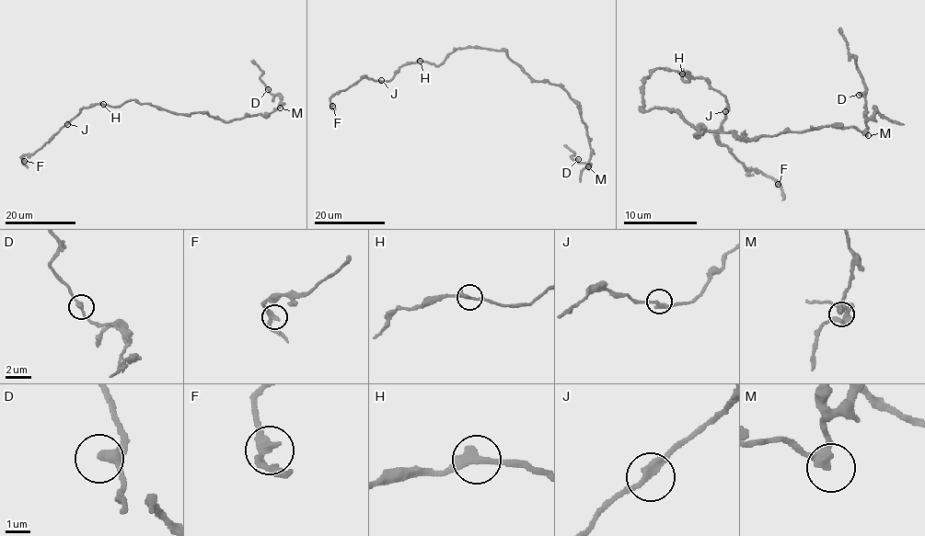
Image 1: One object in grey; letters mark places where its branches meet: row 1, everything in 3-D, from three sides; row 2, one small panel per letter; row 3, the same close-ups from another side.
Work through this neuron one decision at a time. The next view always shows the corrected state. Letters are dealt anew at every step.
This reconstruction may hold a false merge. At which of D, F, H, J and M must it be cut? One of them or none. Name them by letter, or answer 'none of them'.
none of them

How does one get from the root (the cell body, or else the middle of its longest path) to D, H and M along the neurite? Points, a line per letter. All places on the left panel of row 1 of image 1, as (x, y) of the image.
D: (184, 115), (205, 112), (225, 121), (259, 114), (267, 117), (282, 104), (280, 106), (281, 98), (268, 89)
H: (184, 115), (139, 104), (135, 100), (126, 101), (119, 107), (103, 104)
M: (184, 115), (205, 112), (220, 119), (231, 121), (259, 114), (267, 117), (281, 104), (280, 108)

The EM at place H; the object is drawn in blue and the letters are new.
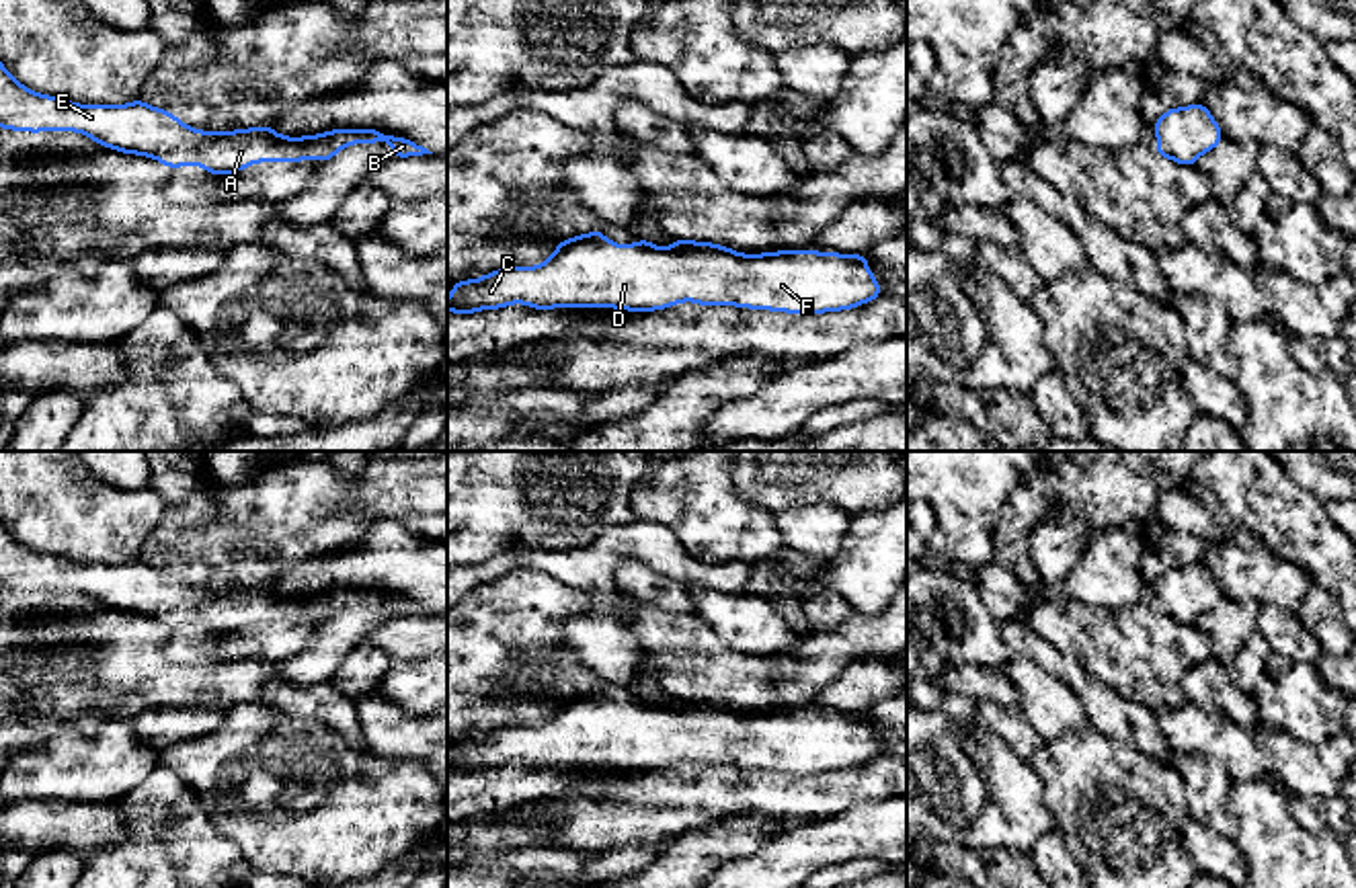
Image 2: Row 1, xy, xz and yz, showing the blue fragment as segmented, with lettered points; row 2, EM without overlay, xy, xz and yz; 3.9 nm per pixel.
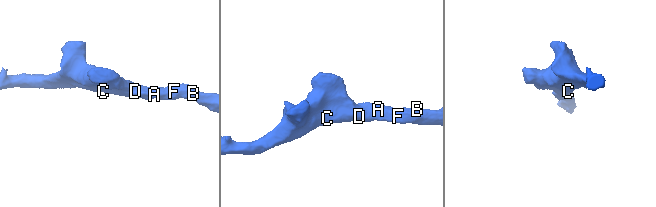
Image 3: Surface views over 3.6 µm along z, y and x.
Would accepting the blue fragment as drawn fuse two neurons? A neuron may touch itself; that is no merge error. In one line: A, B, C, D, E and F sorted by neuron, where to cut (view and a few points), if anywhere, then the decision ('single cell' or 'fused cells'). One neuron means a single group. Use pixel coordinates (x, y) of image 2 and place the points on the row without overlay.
A B C D E F; no cut; single cell

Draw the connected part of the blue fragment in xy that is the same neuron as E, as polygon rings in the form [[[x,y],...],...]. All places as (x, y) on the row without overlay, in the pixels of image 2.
[[[0,521],[0,587],[12,591],[76,591],[88,595],[92,601],[123,611],[139,613],[162,621],[168,628],[183,628],[187,623],[201,625],[205,632],[228,636],[256,621],[300,621],[334,617],[343,607],[353,603],[377,603],[382,599],[394,609],[392,617],[408,617],[433,613],[427,607],[380,589],[330,589],[320,595],[285,597],[269,584],[236,589],[236,591],[201,591],[185,584],[176,574],[146,564],[142,558],[127,564],[76,564],[51,554],[37,554],[16,541]]]

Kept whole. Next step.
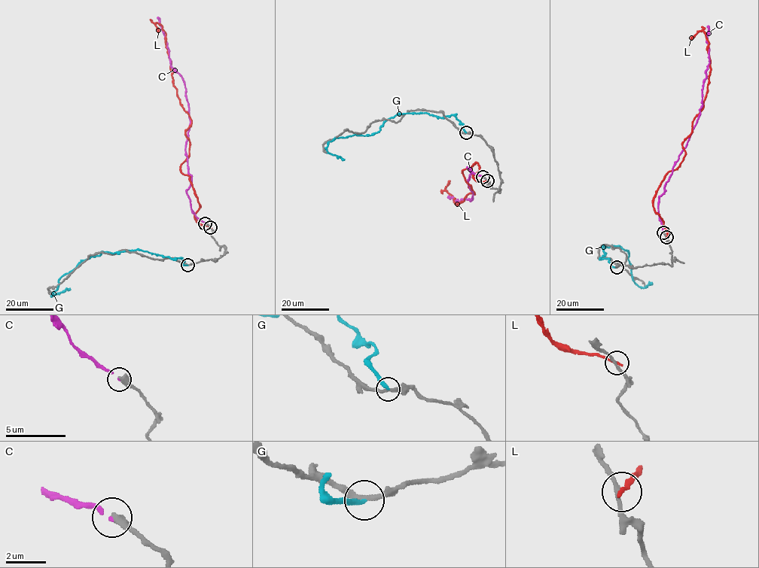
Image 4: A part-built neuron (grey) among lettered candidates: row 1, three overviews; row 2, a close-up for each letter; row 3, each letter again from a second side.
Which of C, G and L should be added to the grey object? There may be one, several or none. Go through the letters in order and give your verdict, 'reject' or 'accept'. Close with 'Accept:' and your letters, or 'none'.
C: reject
G: reject
L: reject
Accept: none

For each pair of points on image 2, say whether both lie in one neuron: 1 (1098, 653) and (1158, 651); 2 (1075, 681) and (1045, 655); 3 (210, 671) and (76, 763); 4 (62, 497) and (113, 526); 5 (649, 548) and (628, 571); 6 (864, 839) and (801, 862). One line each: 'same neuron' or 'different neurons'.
1: same neuron
2: same neuron
3: different neurons
4: same neuron
5: different neurons
6: same neuron

